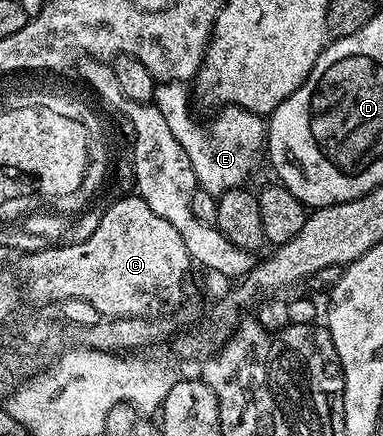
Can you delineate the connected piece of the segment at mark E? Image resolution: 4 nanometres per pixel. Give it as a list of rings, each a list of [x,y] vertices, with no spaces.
[[[158,82],[152,102],[159,113],[163,113],[171,133],[175,133],[175,141],[183,145],[183,153],[187,153],[187,161],[191,161],[191,169],[195,169],[198,188],[220,197],[225,191],[246,186],[250,182],[249,174],[260,165],[261,159],[263,163],[267,151],[266,120],[242,107],[225,105],[220,108],[217,135],[209,135],[208,129],[193,116],[185,90],[187,87],[183,83]]]

